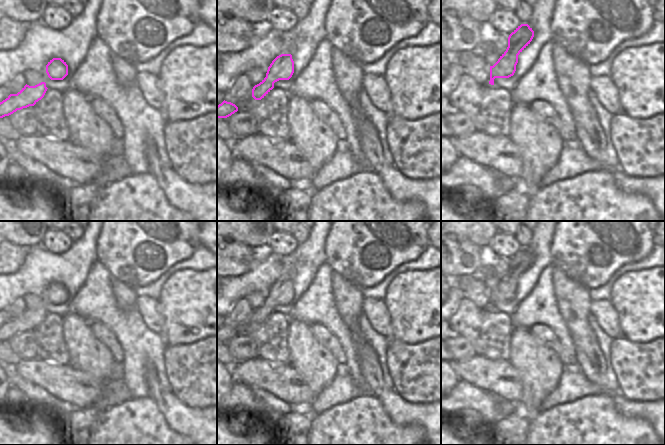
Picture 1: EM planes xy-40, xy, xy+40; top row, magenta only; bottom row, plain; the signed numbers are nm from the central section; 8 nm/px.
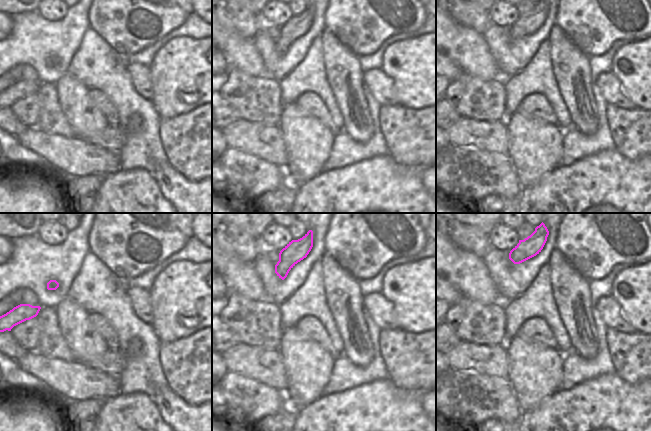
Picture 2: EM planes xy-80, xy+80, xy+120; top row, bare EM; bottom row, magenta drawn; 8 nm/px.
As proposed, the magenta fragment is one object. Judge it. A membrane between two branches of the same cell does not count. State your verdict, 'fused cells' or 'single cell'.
single cell

